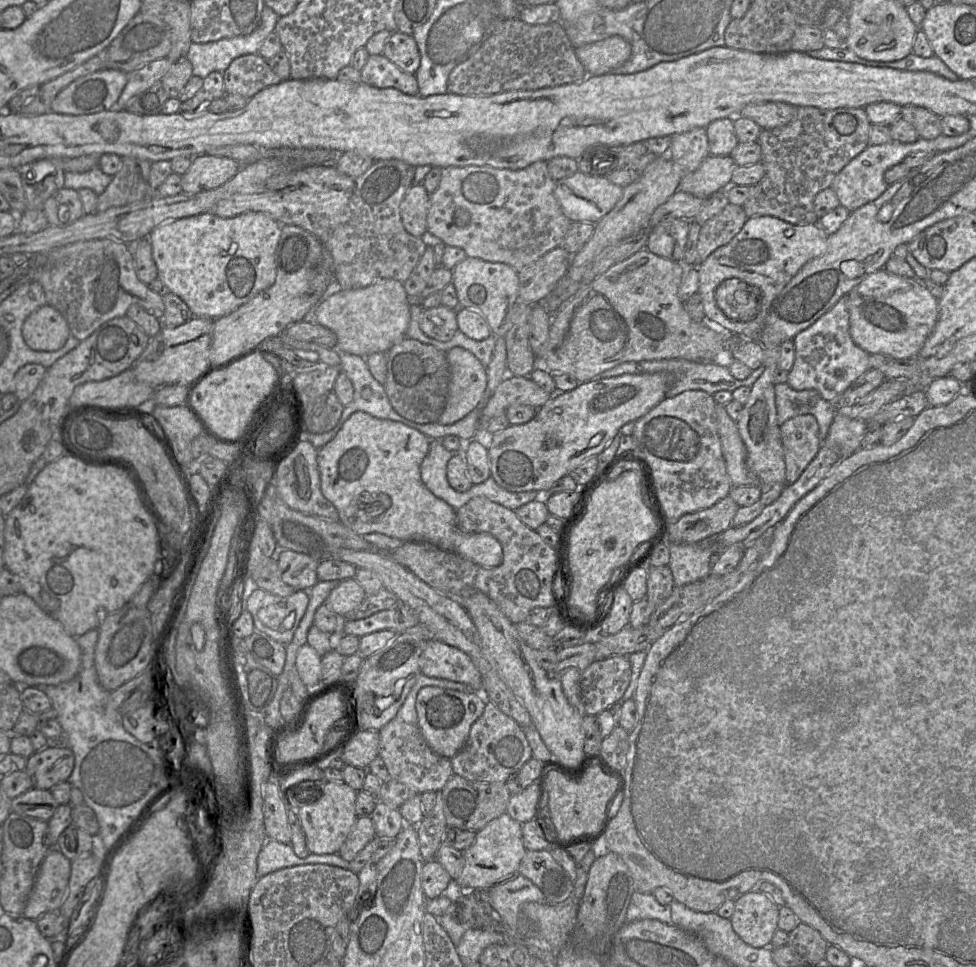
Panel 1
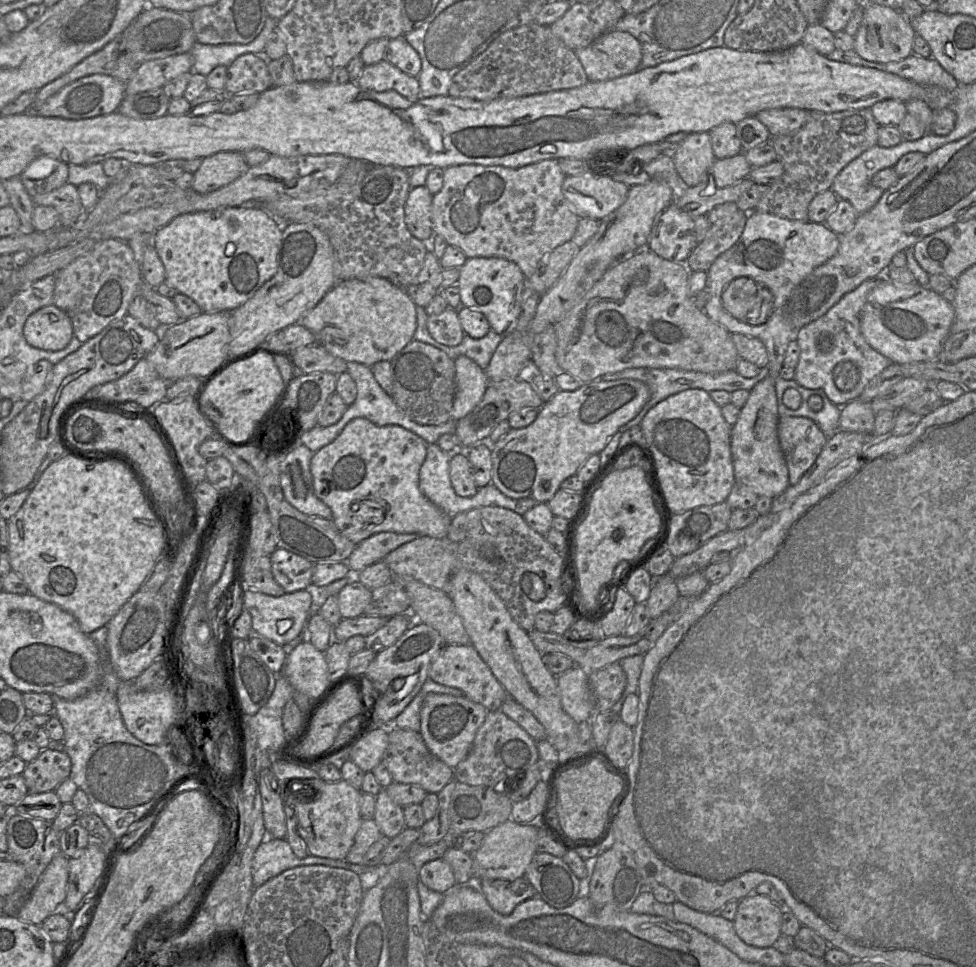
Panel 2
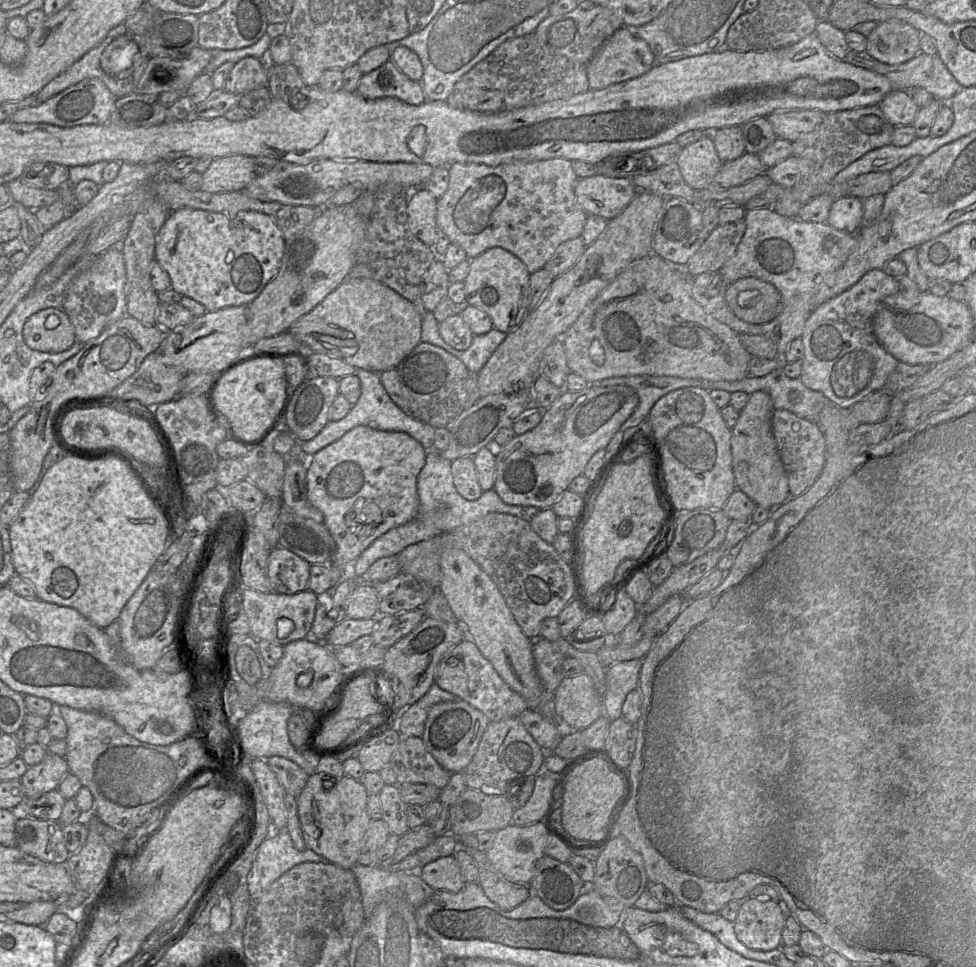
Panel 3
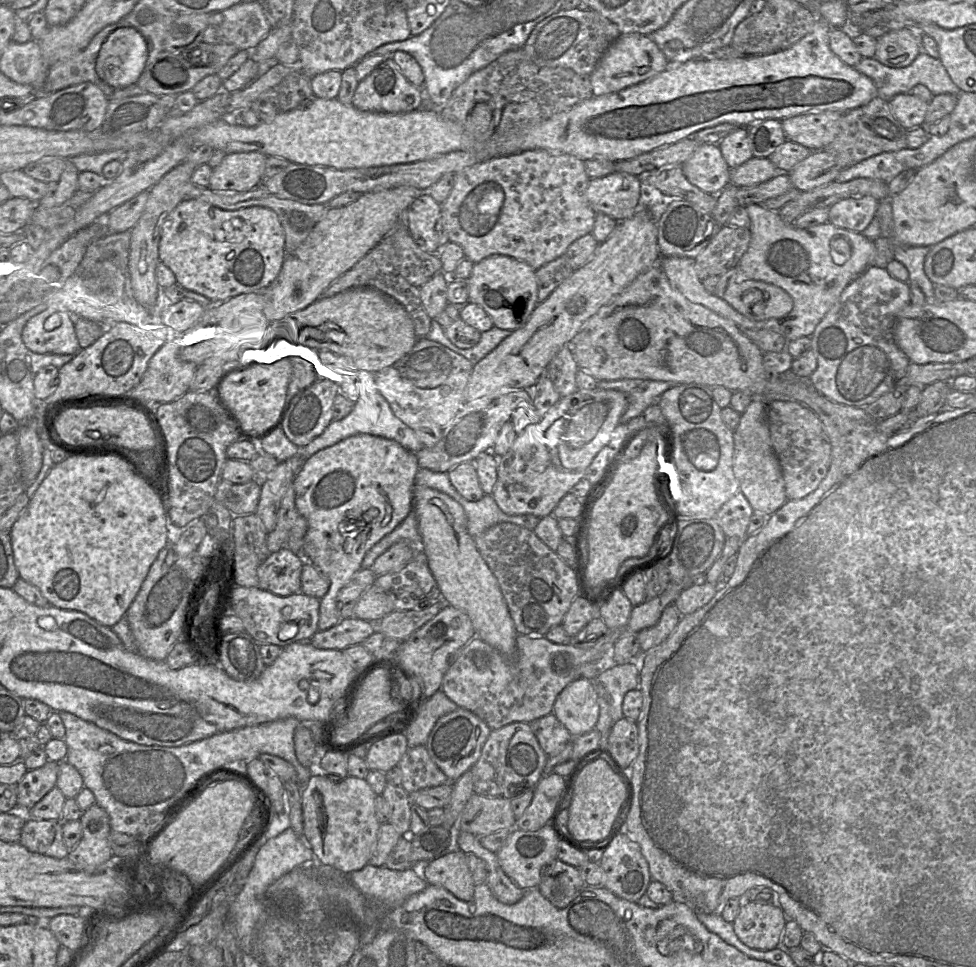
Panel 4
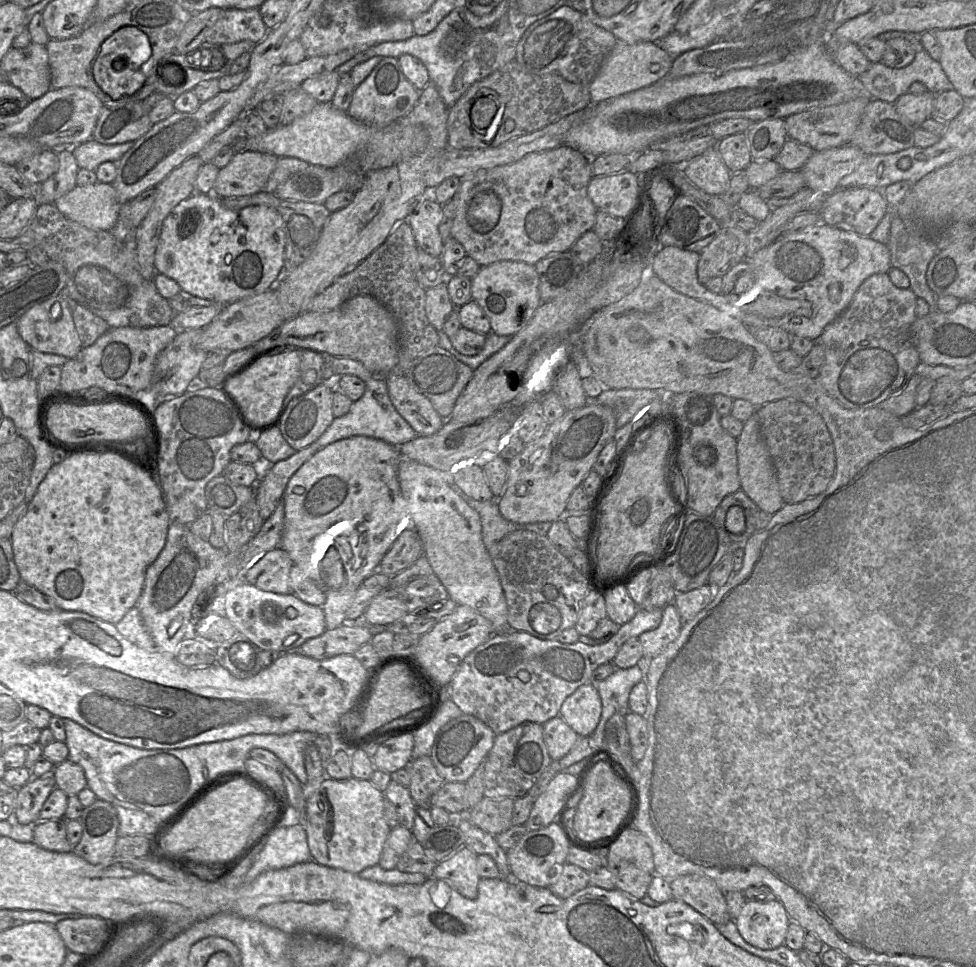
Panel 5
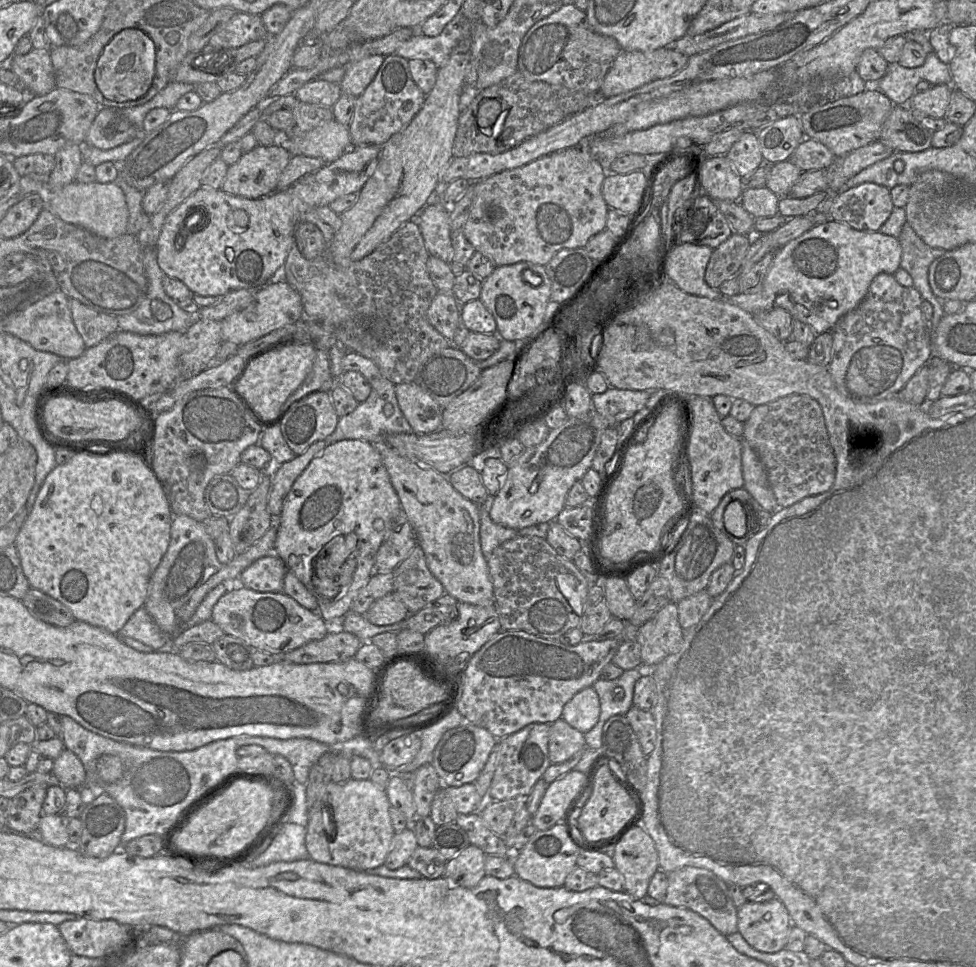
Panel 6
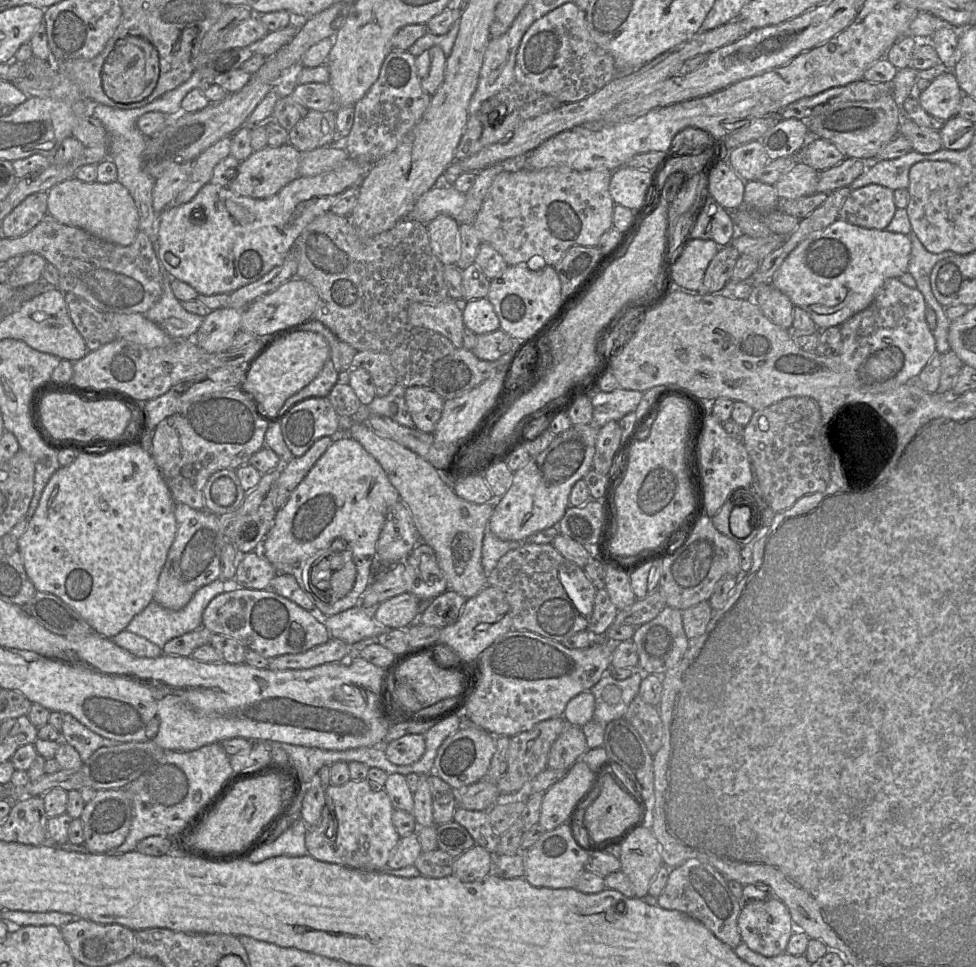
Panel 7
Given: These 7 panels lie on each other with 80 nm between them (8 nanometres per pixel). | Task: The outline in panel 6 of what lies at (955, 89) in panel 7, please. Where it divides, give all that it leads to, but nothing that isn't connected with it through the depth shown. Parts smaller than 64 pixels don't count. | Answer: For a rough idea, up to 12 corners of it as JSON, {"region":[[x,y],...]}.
{"region":[[932,85],[916,92],[907,106],[944,118],[953,89]]}

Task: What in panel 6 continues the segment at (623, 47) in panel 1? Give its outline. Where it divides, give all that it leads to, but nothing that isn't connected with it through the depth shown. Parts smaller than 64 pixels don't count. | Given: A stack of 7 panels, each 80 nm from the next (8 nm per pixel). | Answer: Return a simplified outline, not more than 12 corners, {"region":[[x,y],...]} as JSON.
{"region":[[621,51],[599,89],[608,99],[668,78],[689,56]]}

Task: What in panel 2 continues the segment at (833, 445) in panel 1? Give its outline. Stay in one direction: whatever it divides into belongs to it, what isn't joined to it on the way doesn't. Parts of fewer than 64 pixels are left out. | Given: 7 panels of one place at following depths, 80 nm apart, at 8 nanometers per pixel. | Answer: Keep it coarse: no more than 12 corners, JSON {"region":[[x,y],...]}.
{"region":[[870,402],[841,407],[839,431],[872,435]]}

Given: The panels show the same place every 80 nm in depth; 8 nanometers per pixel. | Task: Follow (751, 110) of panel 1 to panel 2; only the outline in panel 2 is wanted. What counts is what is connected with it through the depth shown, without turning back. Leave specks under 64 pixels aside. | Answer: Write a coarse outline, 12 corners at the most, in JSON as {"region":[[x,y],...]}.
{"region":[[798,108],[762,110],[755,117],[772,137],[797,132],[810,112]]}

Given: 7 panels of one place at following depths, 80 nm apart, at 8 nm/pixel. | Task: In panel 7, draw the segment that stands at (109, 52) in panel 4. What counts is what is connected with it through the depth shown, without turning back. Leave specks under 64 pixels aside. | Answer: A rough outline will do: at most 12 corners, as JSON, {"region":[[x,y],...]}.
{"region":[[116,42],[101,70],[105,94],[139,102],[159,78],[156,48]]}

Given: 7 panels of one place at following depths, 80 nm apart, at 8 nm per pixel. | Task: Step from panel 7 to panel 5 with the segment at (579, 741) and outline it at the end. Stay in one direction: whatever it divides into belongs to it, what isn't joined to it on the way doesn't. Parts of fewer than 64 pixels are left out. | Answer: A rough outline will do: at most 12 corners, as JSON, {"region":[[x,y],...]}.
{"region":[[560,715],[542,726],[553,761],[565,757],[579,735]]}

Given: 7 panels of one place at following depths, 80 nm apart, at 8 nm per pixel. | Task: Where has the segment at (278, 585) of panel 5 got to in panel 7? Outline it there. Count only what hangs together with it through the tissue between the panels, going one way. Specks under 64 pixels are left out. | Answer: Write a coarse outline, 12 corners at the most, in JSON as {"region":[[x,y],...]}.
{"region":[[260,551],[240,556],[234,585],[268,589],[277,573]]}

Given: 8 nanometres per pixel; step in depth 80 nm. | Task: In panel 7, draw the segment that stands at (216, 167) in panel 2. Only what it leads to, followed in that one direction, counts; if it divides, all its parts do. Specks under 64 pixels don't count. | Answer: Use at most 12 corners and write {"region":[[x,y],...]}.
{"region":[[266,146],[240,162],[228,188],[270,197],[299,177],[300,153]]}

